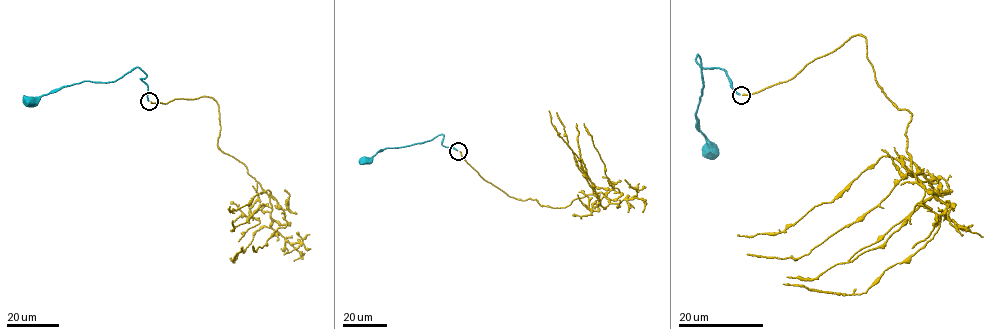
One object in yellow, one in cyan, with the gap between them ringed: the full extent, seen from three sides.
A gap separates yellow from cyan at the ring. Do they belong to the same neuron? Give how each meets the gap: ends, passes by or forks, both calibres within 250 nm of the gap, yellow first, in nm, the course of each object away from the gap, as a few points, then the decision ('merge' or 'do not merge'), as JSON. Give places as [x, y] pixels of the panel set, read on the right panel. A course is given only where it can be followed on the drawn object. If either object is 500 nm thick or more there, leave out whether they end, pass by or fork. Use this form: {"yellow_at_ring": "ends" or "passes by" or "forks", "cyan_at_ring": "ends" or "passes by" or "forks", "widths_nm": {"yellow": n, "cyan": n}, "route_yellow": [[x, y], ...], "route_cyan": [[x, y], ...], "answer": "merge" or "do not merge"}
{"yellow_at_ring": "ends", "cyan_at_ring": "ends", "widths_nm": {"yellow": 240, "cyan": 240}, "route_yellow": [[742, 95], [860, 33], [874, 80], [913, 115], [913, 175], [936, 193], [882, 156], [783, 231], [737, 234]], "route_cyan": [[739, 94], [724, 71], [700, 67], [695, 58], [697, 55], [703, 86], [695, 115], [696, 123], [715, 153]], "answer": "merge"}

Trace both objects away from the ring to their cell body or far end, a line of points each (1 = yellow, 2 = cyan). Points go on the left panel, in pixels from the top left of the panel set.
1: (150, 102), (213, 98), (218, 146), (246, 167), (269, 196), (270, 217), (287, 225), (267, 190), (229, 206)
2: (148, 101), (147, 86), (140, 79), (146, 75), (136, 67), (113, 81), (83, 81), (22, 102)

